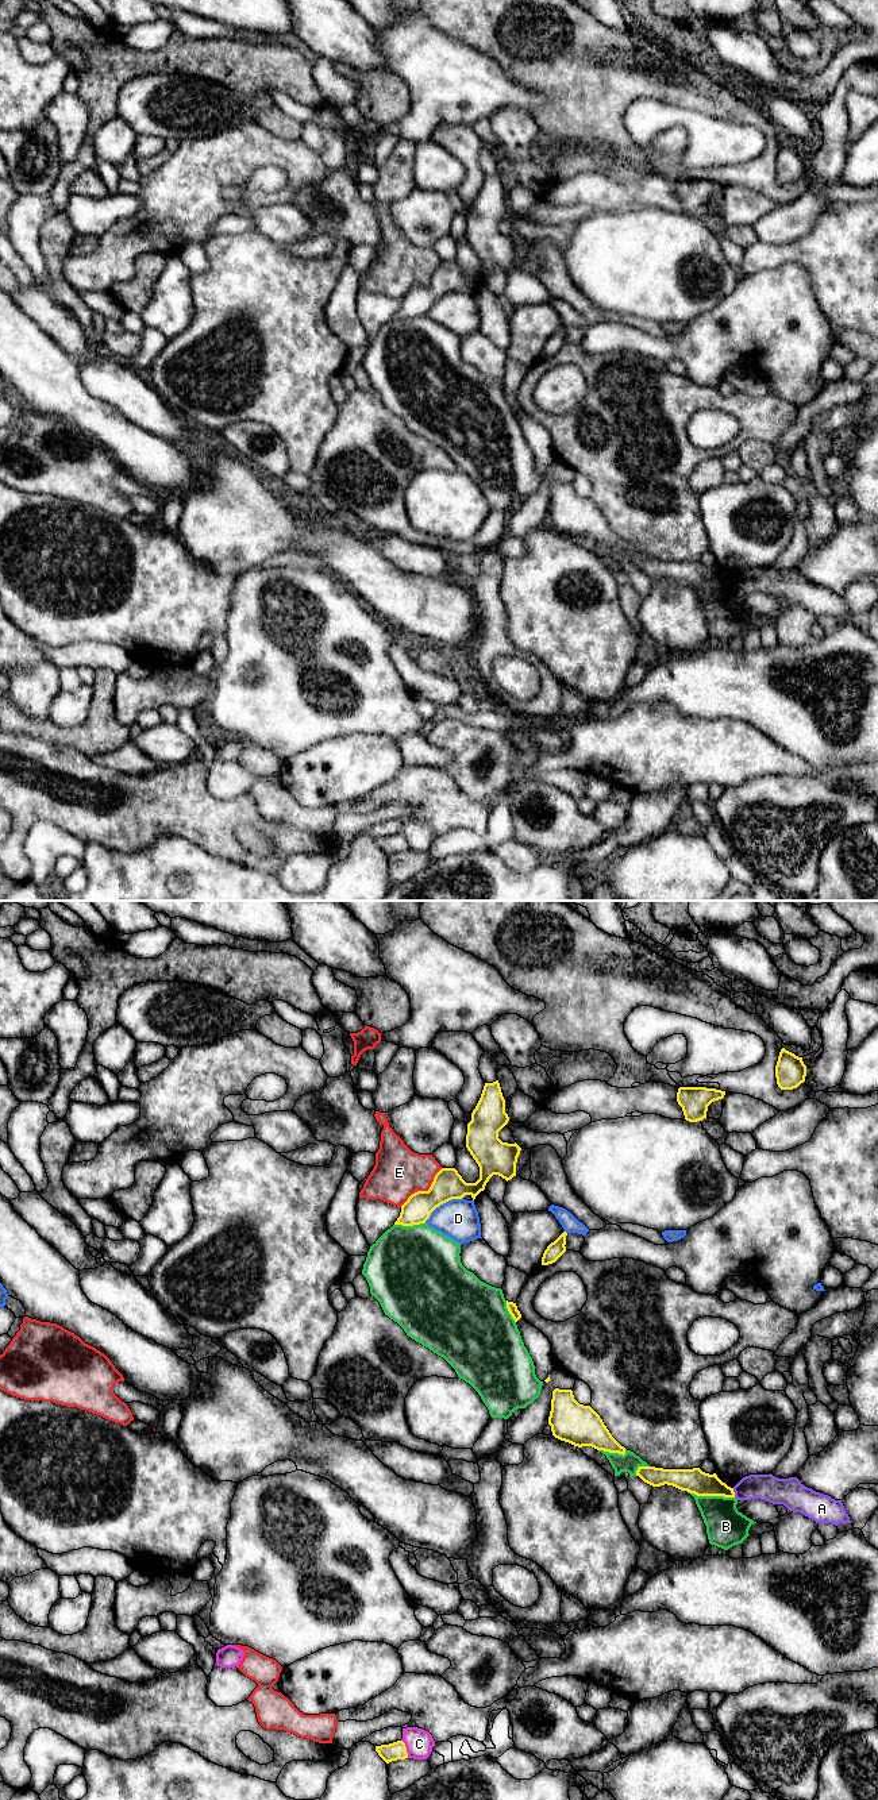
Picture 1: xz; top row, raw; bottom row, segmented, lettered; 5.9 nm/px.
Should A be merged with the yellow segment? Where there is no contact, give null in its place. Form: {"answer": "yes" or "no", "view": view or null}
{"answer": "no", "view": "xz"}

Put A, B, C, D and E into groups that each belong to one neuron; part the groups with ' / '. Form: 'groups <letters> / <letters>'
groups A / B / C / D / E

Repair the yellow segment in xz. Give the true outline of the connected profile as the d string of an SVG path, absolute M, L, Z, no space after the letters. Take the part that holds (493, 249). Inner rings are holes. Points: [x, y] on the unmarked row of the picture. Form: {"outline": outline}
{"outline": "M498 173L485 176L466 227L466 240L480 259L480 271L475 275L466 275L455 261L442 261L428 284L417 284L408 290L394 317L425 316L436 300L451 292L470 288L474 293L493 267L507 274L516 269L521 240L516 235L508 236L498 231L498 224L508 213Z"}

